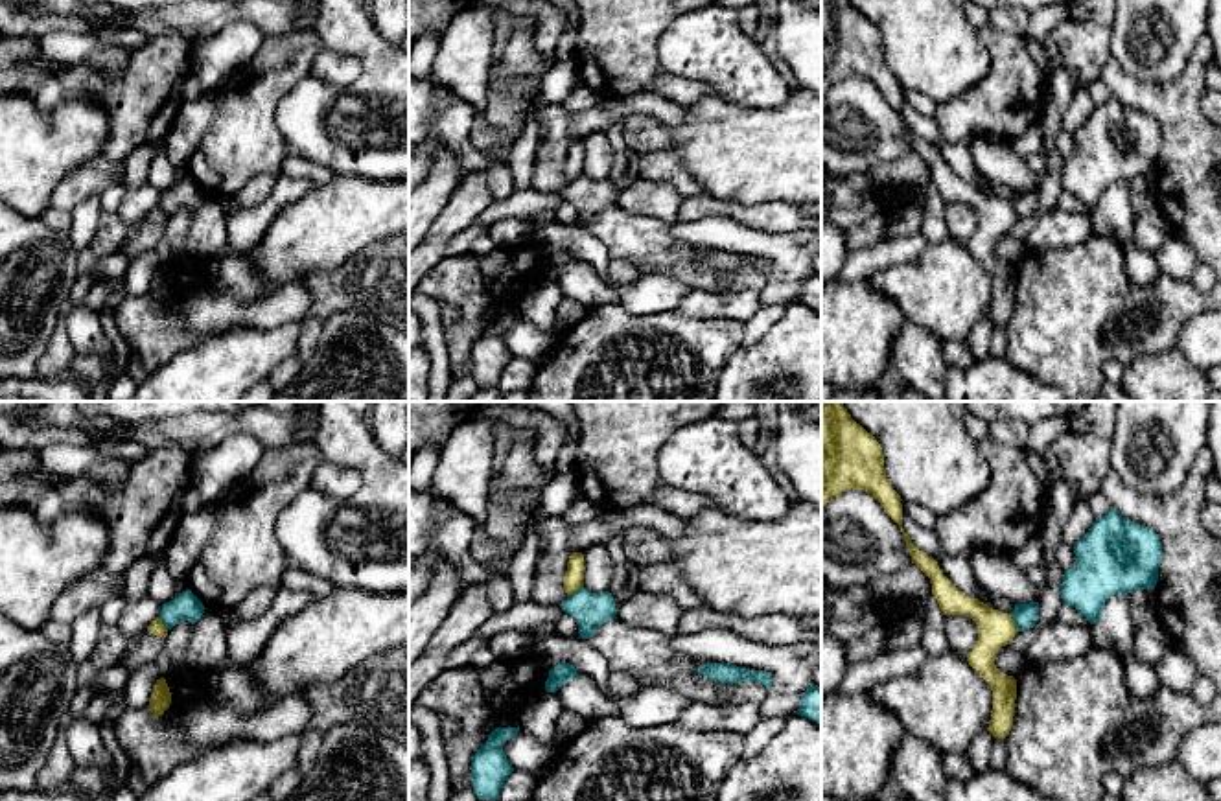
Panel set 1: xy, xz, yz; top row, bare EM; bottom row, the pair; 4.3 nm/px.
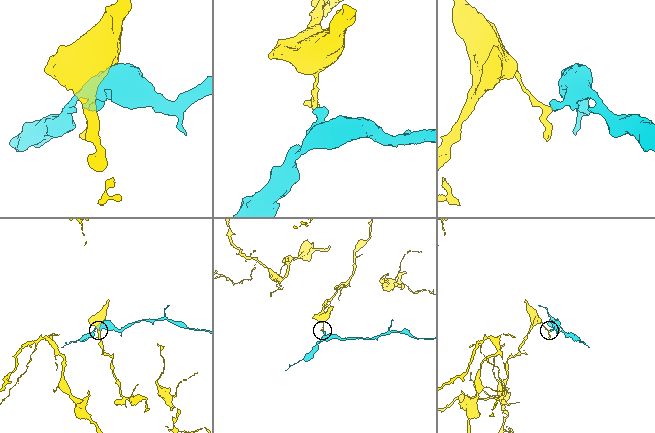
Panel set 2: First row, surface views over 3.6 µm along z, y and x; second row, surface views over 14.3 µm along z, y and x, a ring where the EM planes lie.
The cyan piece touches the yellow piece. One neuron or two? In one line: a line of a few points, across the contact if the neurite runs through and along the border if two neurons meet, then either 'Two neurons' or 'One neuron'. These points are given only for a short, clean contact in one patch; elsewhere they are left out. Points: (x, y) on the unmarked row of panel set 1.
Line: yz (1010, 201), (1019, 218). Two neurons

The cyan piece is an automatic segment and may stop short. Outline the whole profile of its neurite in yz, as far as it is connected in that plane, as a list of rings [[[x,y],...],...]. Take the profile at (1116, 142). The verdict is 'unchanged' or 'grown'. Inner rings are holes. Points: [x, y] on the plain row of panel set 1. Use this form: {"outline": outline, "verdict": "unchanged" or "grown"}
{"outline": [[[1111,96],[1096,105],[1074,133],[1074,155],[1064,158],[1063,192],[1074,193],[1090,212],[1101,206],[1112,182],[1155,177],[1162,147],[1158,122]]], "verdict": "unchanged"}

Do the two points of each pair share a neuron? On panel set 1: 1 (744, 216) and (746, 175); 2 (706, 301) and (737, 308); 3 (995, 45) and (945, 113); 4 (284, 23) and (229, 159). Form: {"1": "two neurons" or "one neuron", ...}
{"1": "two neurons", "2": "one neuron", "3": "one neuron", "4": "two neurons"}

